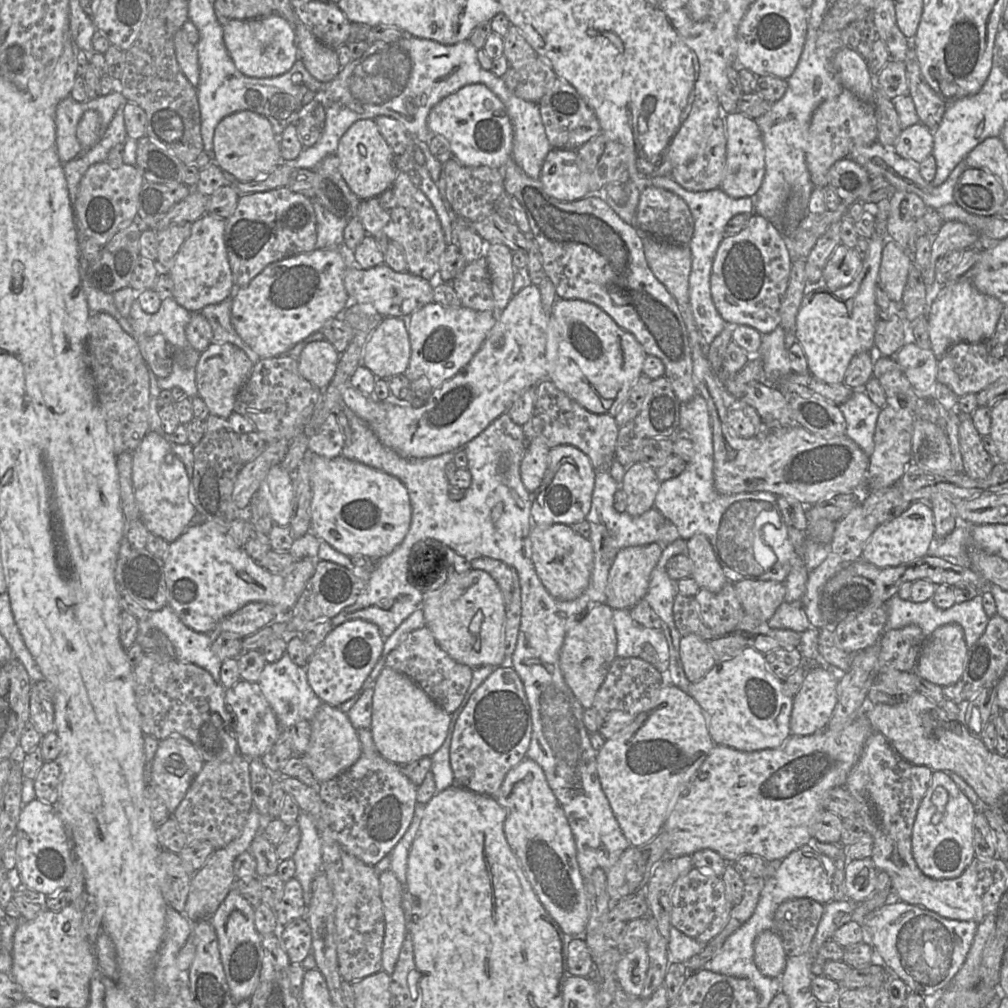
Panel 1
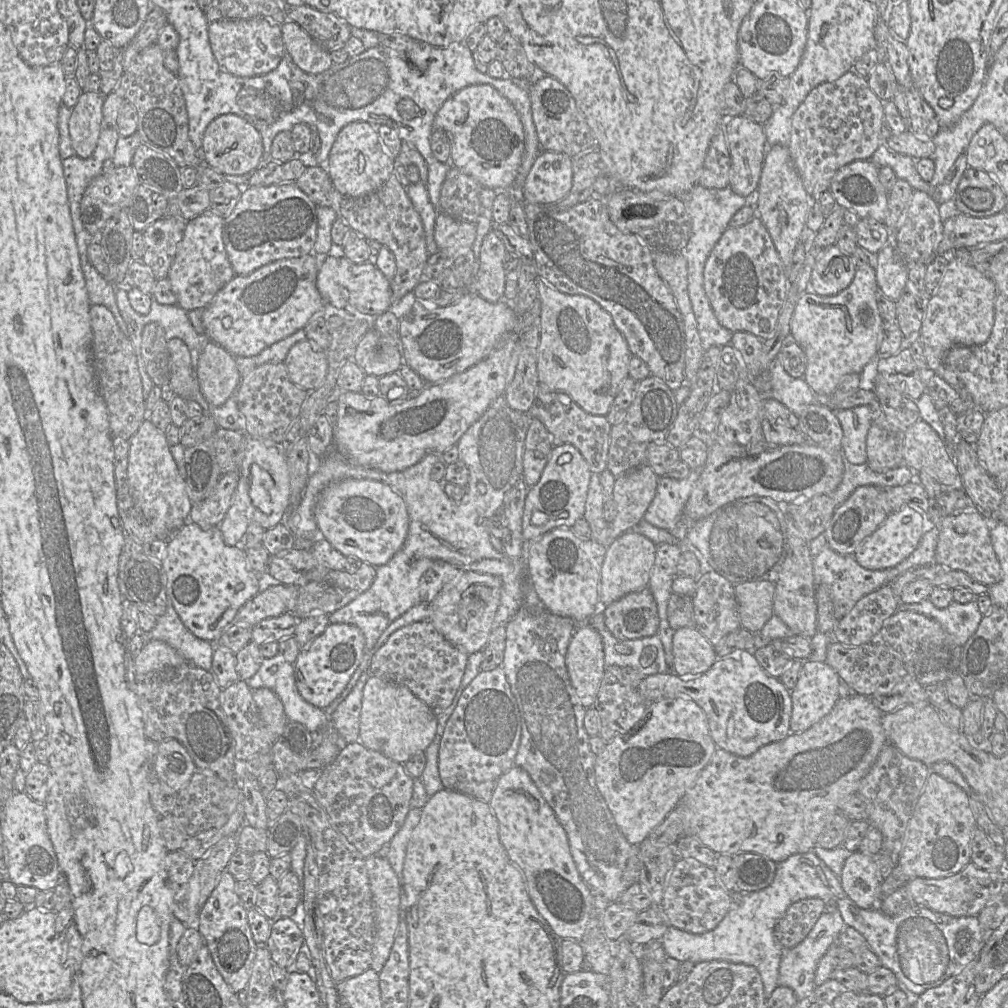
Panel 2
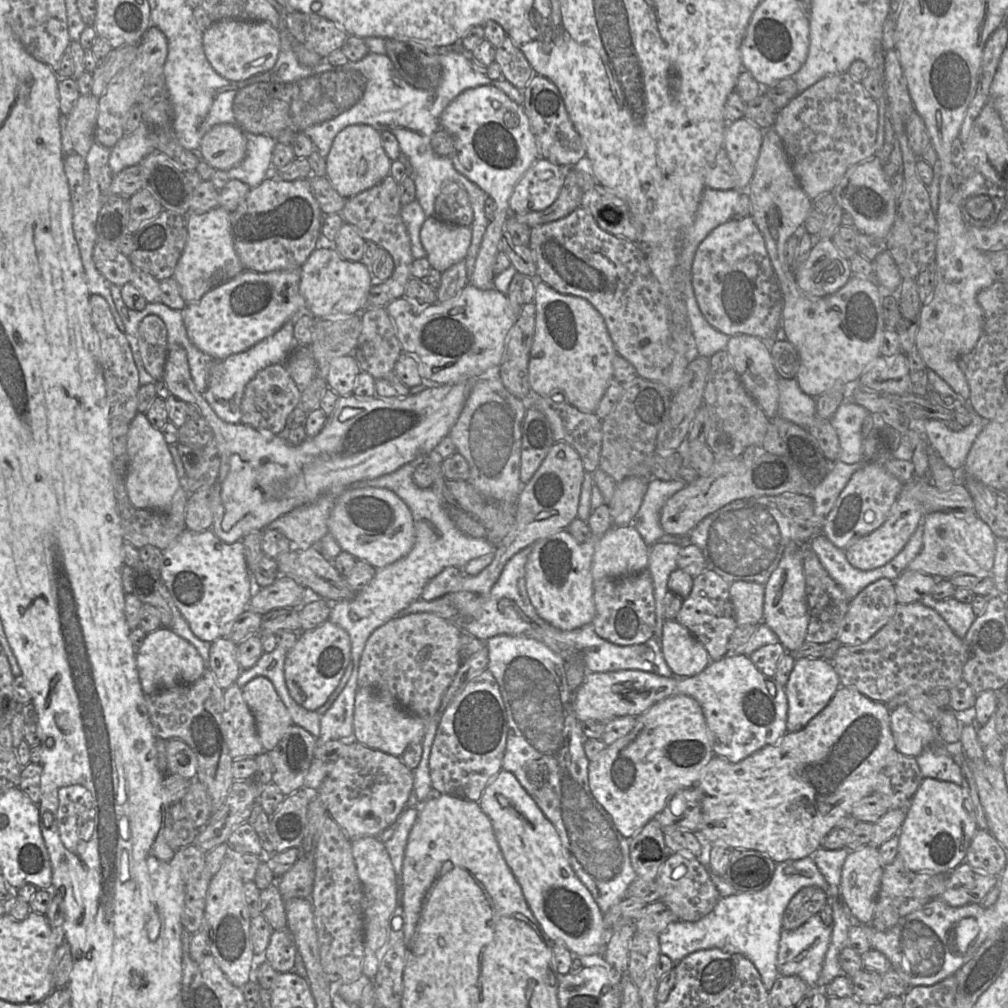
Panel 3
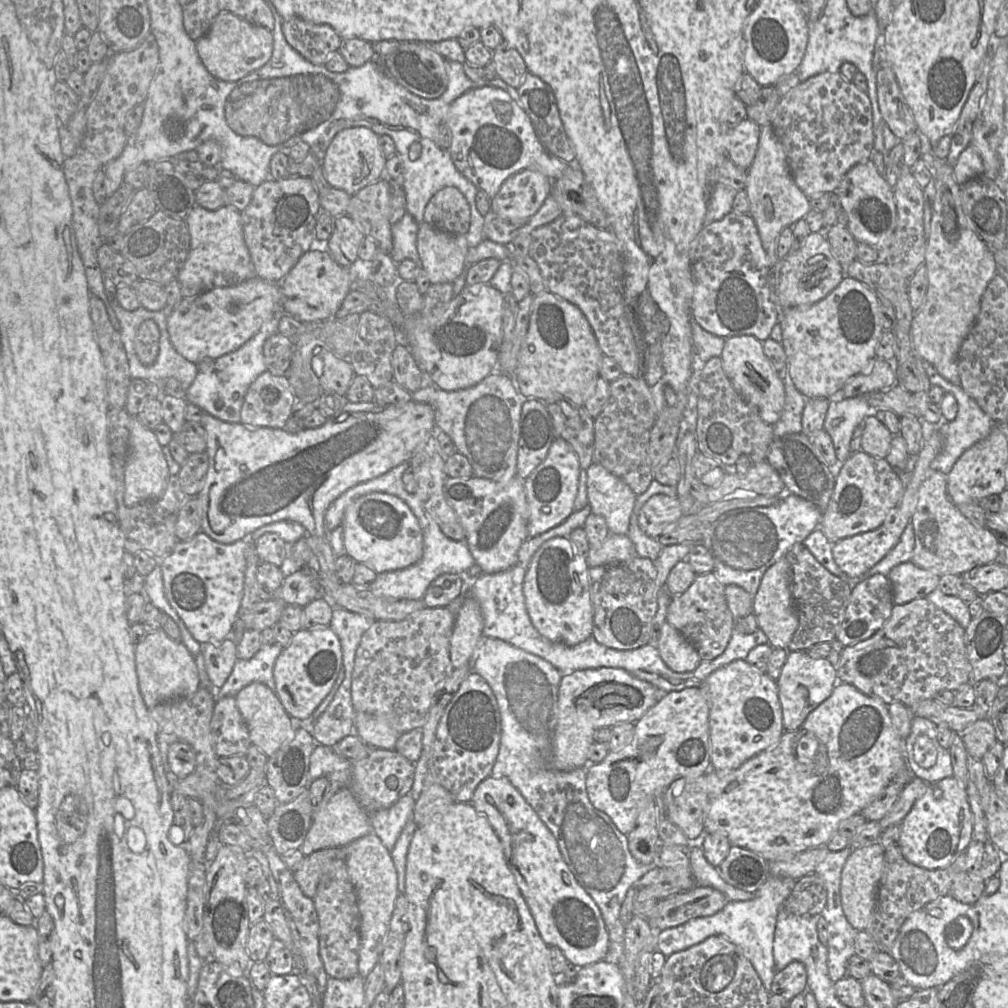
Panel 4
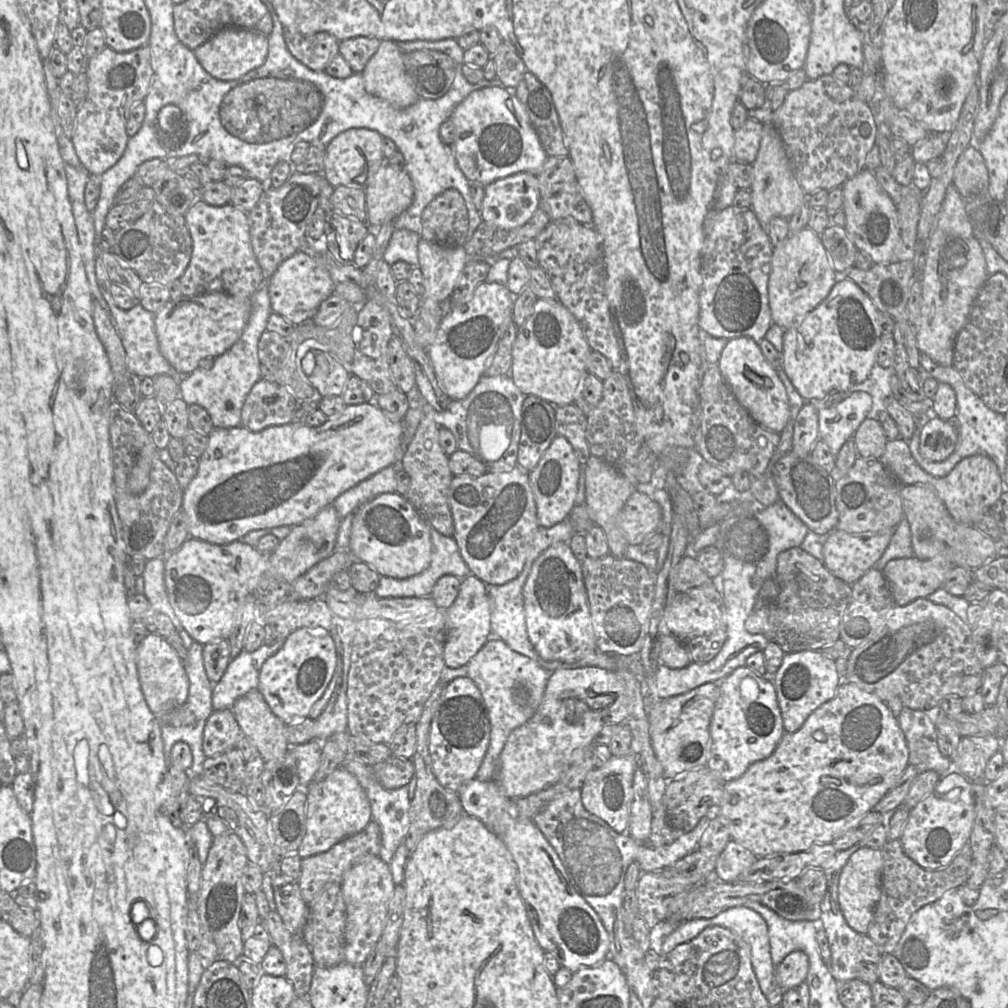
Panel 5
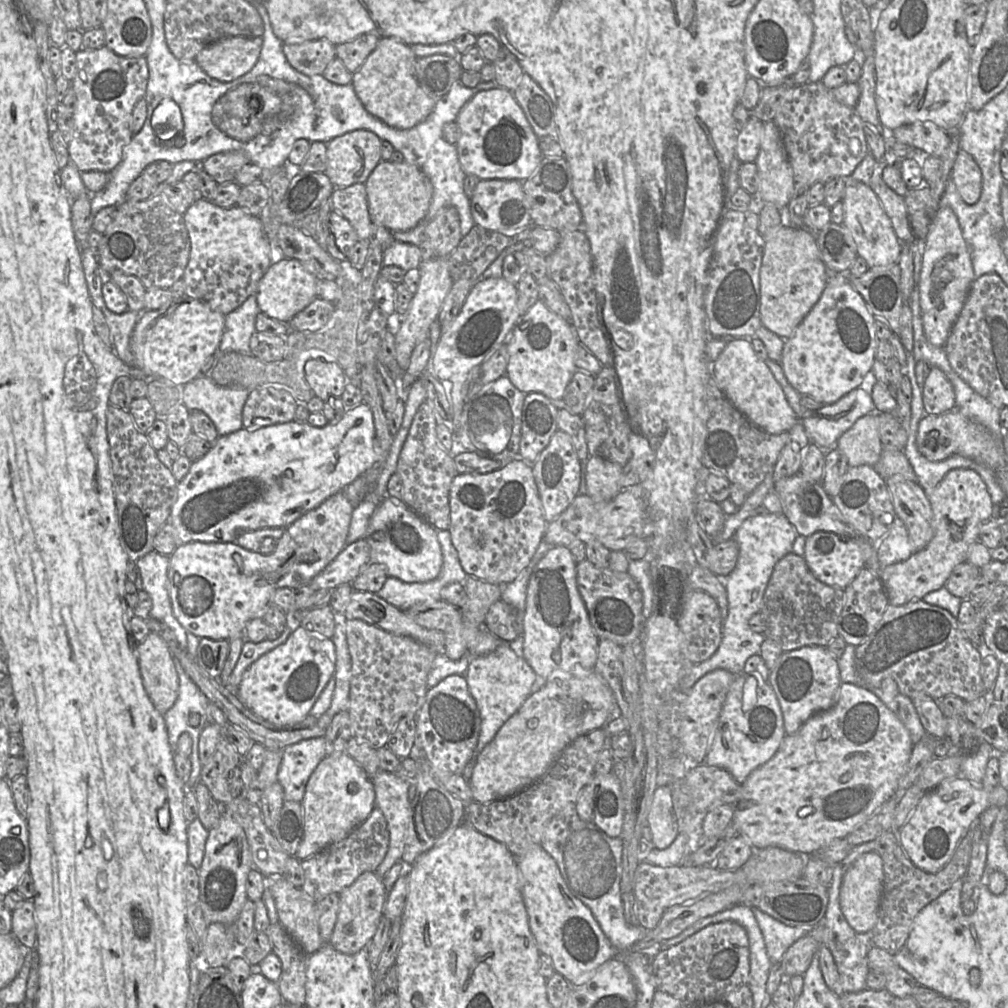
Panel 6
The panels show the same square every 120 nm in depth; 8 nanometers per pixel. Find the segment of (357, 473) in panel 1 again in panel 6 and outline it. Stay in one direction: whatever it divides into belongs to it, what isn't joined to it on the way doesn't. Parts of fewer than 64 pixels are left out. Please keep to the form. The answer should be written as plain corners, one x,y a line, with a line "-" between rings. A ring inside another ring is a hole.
386,496
375,509
365,534
371,563
384,566
388,576
405,583
434,580
442,567
442,552
436,529
411,510
402,500

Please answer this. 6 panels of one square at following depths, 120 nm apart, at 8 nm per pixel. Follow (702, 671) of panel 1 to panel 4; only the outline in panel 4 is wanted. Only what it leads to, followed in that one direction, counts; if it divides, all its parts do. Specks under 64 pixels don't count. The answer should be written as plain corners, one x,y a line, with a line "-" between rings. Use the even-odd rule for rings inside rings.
667,621
661,629
658,650
662,660
674,672
691,672
702,661
695,647

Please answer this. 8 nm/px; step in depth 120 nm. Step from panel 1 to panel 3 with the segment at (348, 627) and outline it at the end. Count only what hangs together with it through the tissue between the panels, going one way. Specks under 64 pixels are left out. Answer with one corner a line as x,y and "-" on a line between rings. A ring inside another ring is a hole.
325,621
318,627
298,632
298,639
284,662
284,677
290,696
303,708
316,711
337,688
351,660
348,633
338,625

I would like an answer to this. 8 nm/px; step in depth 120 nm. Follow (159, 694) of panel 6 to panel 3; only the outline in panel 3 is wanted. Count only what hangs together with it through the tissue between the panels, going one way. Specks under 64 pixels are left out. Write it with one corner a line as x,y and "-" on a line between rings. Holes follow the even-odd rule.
163,626
147,633
143,644
136,651
136,664
144,695
151,695
179,684
191,684
205,671
205,663
197,650
170,628

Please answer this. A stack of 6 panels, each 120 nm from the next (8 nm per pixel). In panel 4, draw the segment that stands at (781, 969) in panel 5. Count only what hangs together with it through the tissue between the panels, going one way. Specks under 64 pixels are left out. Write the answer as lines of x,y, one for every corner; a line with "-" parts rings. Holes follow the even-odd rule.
793,961
784,969
776,971
772,981
770,994
783,997
787,1004
797,996
807,991
807,972
803,963

